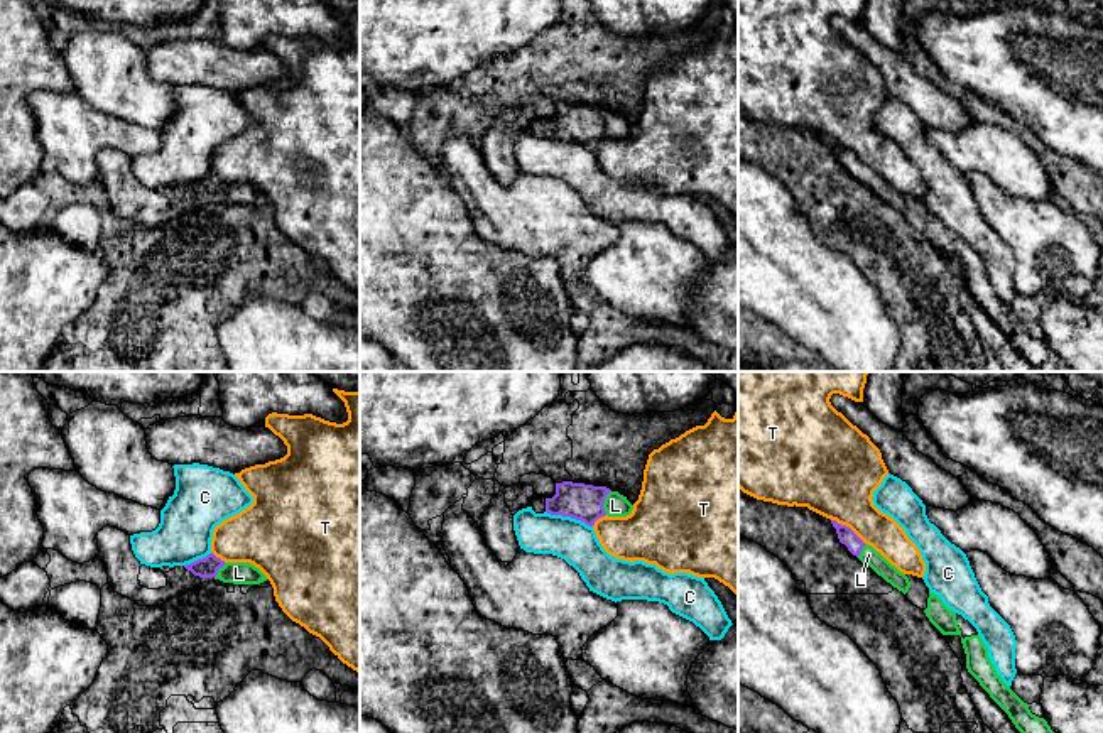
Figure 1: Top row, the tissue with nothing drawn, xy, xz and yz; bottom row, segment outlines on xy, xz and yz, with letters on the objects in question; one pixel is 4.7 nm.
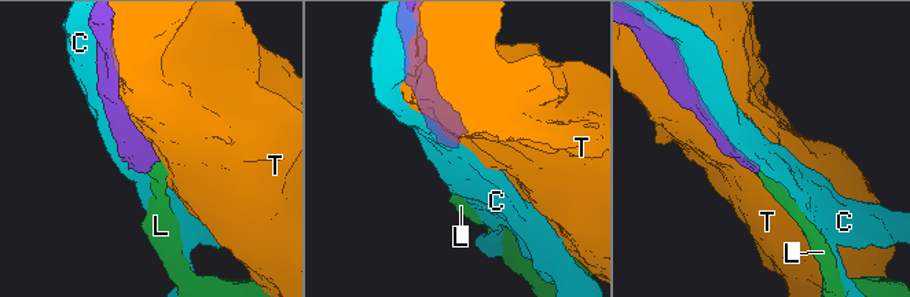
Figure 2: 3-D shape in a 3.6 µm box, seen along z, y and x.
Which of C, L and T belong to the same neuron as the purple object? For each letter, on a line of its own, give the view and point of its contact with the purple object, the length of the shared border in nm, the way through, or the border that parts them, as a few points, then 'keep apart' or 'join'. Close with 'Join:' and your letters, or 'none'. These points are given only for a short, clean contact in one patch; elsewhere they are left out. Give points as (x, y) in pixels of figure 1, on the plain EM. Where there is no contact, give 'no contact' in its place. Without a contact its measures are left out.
C: contact xz (570, 137); length 240 nm; keep apart
L: contact xz (603, 124); length 120 nm; way xz (583, 124), (603, 124), (615, 127); join
T: contact yz (848, 149); length 220 nm; keep apart
Join: L

